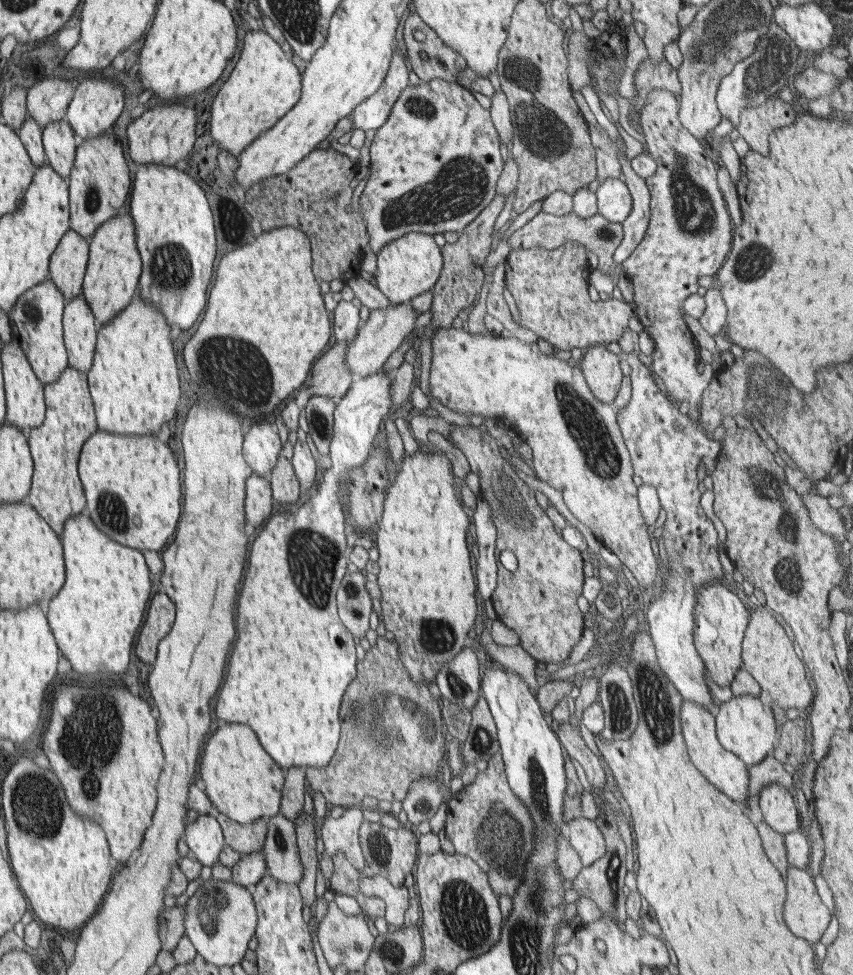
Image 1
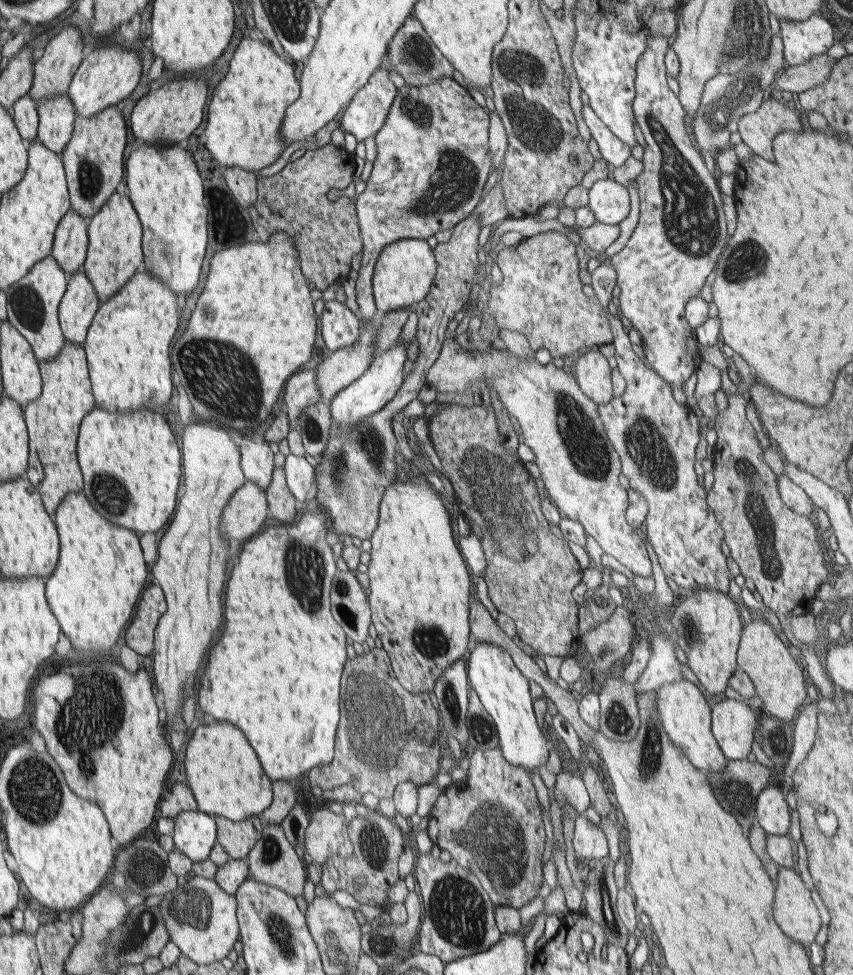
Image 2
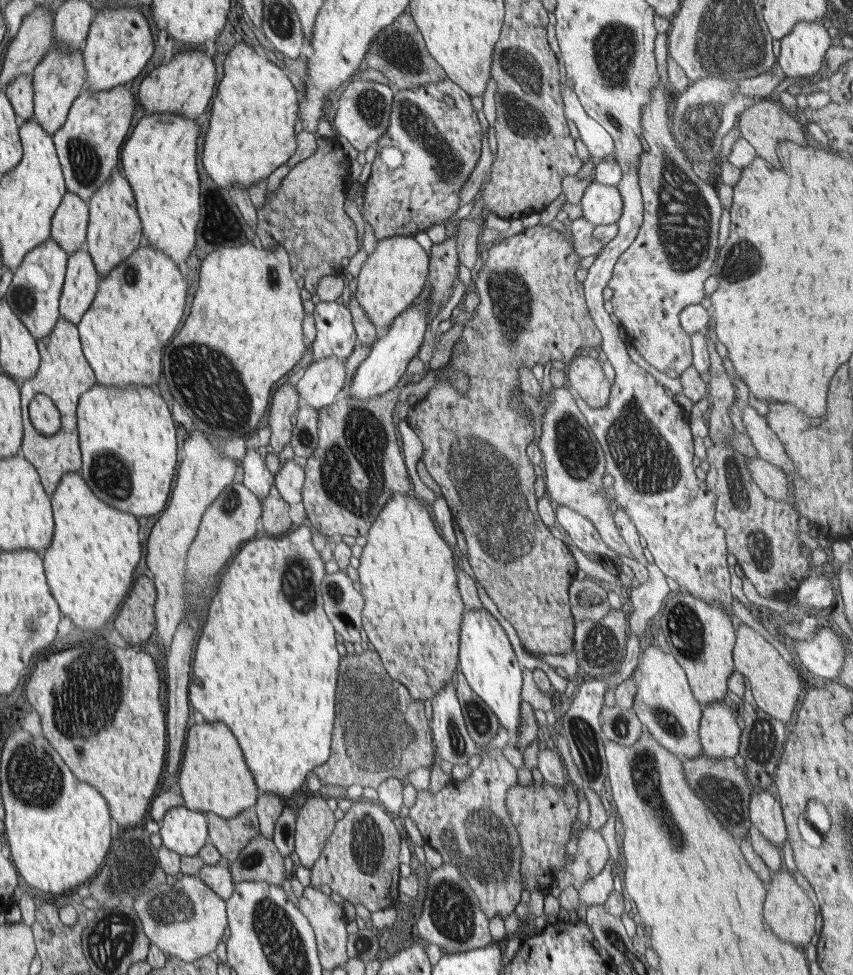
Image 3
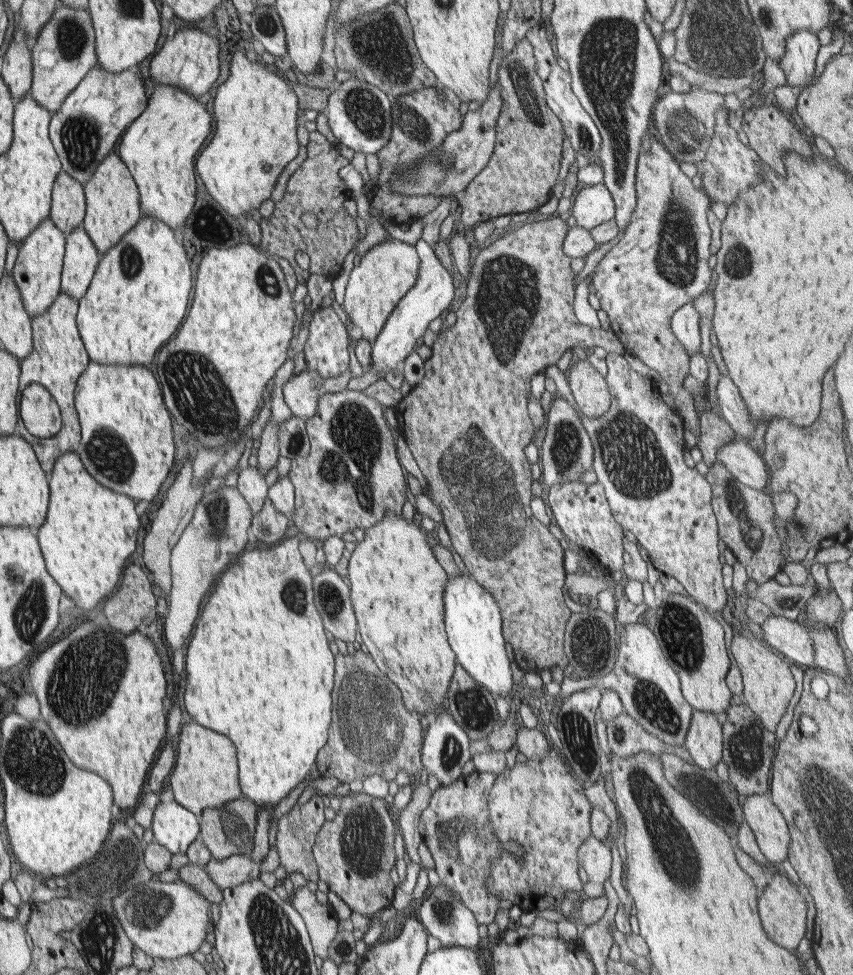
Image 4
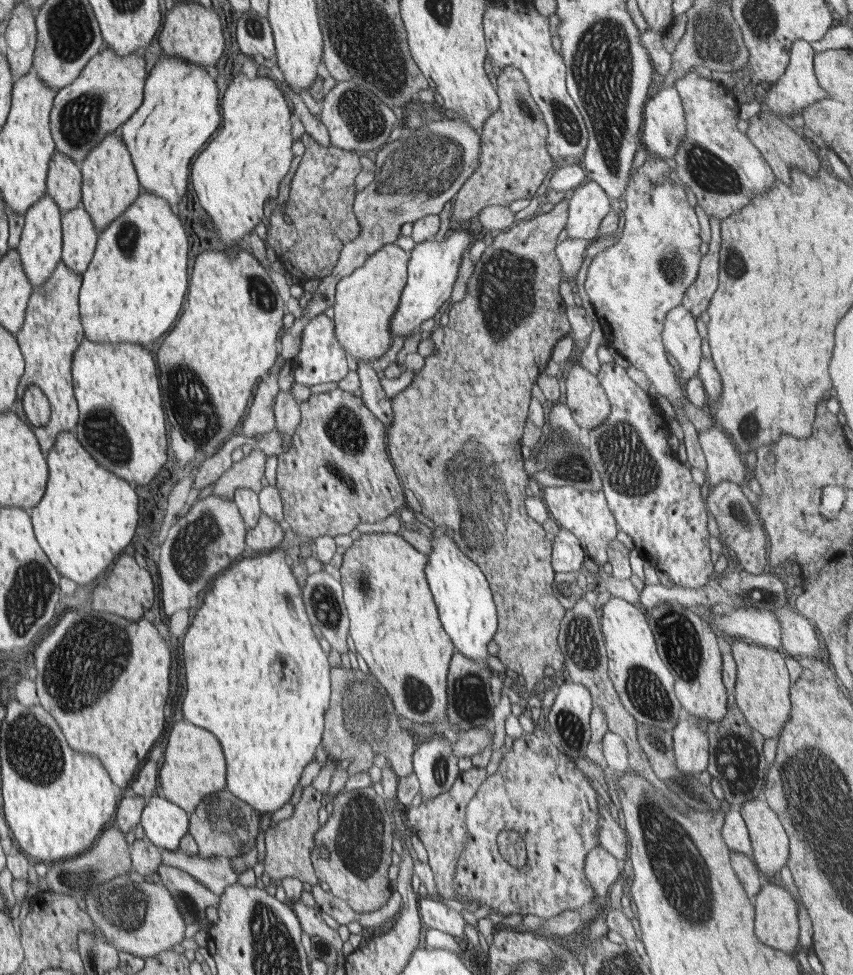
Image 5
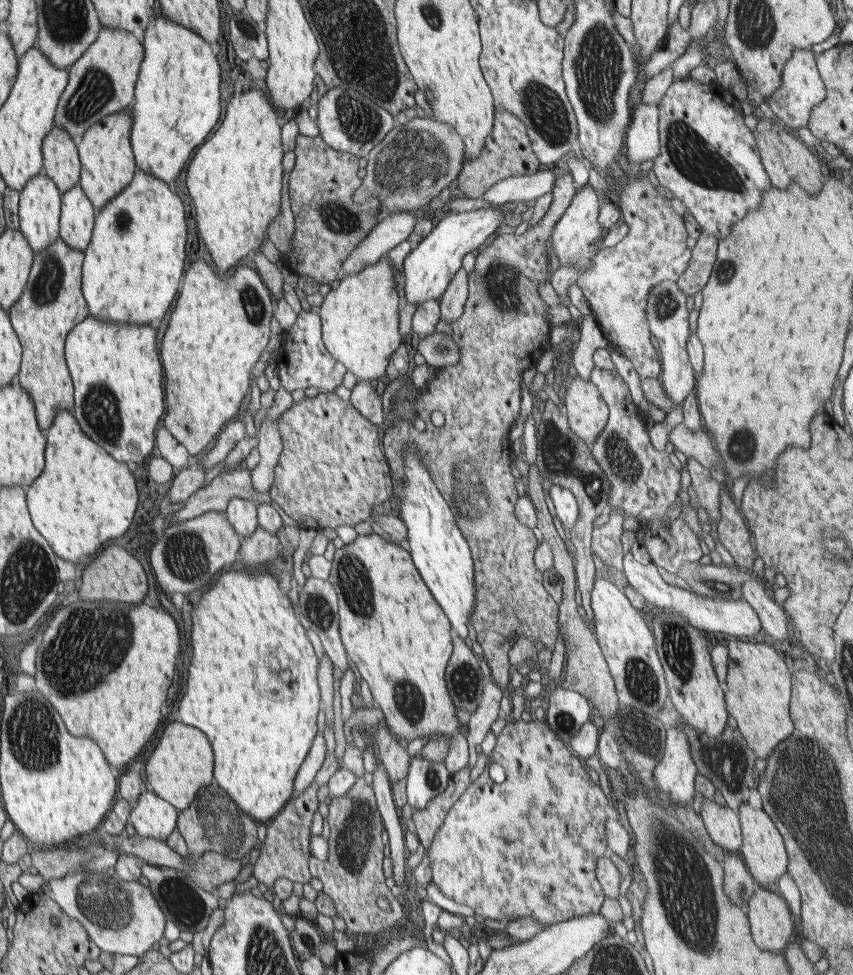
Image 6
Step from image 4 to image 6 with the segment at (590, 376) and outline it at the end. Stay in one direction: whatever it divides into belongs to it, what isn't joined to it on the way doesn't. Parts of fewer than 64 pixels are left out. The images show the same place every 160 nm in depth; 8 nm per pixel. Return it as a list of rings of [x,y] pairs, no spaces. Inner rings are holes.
[[[572,373],[566,386],[564,404],[570,428],[589,446],[602,432],[609,419],[611,405],[608,405],[596,388],[593,380],[582,380],[580,376]]]

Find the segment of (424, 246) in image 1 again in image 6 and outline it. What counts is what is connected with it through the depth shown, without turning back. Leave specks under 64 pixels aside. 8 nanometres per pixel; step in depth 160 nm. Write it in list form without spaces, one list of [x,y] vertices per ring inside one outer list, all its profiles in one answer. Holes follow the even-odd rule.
[[[384,256],[357,273],[342,276],[324,297],[321,304],[322,342],[330,356],[340,362],[358,381],[379,380],[386,373],[390,358],[405,338],[399,332],[400,300],[395,268]]]

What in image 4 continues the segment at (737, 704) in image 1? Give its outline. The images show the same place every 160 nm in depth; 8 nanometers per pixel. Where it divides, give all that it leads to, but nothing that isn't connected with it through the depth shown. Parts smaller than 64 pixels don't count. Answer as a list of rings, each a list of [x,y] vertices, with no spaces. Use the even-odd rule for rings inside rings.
[[[693,709],[684,746],[681,751],[690,762],[705,769],[715,767],[724,748],[722,723],[716,714]]]

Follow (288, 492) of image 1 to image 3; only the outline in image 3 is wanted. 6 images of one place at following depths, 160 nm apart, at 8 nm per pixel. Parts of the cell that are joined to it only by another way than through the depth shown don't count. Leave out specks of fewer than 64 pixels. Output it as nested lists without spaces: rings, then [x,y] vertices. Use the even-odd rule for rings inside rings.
[[[274,486],[269,495],[261,501],[264,530],[272,535],[280,535],[288,530],[292,521],[288,515],[289,504],[282,498],[279,490]]]

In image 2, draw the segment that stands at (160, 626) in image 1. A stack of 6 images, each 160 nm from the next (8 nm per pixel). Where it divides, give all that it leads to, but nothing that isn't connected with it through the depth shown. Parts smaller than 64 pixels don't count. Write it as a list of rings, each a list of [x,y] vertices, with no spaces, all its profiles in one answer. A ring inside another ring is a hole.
[[[152,585],[142,594],[137,617],[126,630],[126,645],[141,657],[151,654],[154,648],[155,630],[160,617],[166,613],[167,602],[160,585]]]

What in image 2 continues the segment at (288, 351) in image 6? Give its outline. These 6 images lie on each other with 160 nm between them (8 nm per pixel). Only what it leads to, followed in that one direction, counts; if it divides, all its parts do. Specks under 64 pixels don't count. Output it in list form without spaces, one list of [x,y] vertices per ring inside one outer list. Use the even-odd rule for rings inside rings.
[[[325,301],[321,319],[320,332],[330,352],[354,346],[360,340],[360,320],[347,305]]]

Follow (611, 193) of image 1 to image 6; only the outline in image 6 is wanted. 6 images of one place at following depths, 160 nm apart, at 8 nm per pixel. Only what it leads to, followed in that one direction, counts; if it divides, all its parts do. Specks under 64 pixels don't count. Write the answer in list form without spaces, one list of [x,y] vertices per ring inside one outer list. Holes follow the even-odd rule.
[[[586,184],[578,189],[565,210],[565,213],[557,225],[554,227],[551,239],[553,242],[552,250],[558,256],[561,266],[576,265],[581,274],[590,268],[592,259],[601,248],[601,243],[606,233],[598,222],[600,201],[598,200],[598,192],[592,185]]]

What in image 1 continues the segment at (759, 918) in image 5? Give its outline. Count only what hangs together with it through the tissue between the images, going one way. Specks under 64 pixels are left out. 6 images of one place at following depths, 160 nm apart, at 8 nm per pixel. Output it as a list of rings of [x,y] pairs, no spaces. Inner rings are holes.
[[[789,866],[786,874],[784,918],[792,934],[818,943],[832,920],[832,913],[816,892],[813,876],[808,869]]]

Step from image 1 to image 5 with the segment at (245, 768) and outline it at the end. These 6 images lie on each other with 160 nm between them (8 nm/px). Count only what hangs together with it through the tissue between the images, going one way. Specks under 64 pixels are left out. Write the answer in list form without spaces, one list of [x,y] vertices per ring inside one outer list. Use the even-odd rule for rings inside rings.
[[[176,721],[168,734],[168,745],[159,767],[158,778],[164,796],[170,802],[177,803],[182,810],[193,814],[212,792],[218,792],[227,786],[227,758],[219,738],[194,723]]]

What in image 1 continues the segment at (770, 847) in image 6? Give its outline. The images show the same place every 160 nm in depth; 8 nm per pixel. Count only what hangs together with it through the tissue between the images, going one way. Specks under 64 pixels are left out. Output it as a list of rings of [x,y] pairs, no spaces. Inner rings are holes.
[[[772,783],[766,785],[759,796],[764,823],[775,832],[785,836],[802,828],[800,811],[797,809],[796,798],[791,788]]]

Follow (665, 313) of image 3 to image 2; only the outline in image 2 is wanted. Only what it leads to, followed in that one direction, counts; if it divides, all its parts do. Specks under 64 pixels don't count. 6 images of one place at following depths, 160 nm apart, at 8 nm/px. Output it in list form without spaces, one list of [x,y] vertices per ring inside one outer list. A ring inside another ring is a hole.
[[[650,32],[646,50],[637,62],[633,113],[646,143],[642,161],[644,170],[635,179],[639,190],[640,214],[629,241],[619,253],[610,257],[610,263],[617,272],[617,284],[621,288],[618,310],[632,322],[634,329],[640,331],[648,364],[668,384],[681,387],[702,362],[695,331],[685,318],[685,306],[690,298],[700,295],[706,278],[716,269],[730,236],[726,233],[718,176],[711,175],[708,171],[702,157],[703,152],[698,151],[696,142],[686,130],[686,112],[679,96],[666,83],[668,74],[665,56],[670,43],[671,40],[665,36]]]

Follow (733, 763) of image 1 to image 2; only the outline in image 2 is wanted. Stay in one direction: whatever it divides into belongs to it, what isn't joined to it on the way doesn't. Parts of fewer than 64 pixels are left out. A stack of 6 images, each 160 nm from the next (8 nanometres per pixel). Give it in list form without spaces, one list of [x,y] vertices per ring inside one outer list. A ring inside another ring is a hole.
[[[684,677],[675,683],[663,684],[657,692],[657,709],[660,720],[674,743],[689,761],[703,772],[725,770],[729,759],[725,757],[720,745],[711,731],[711,707],[703,692]]]

